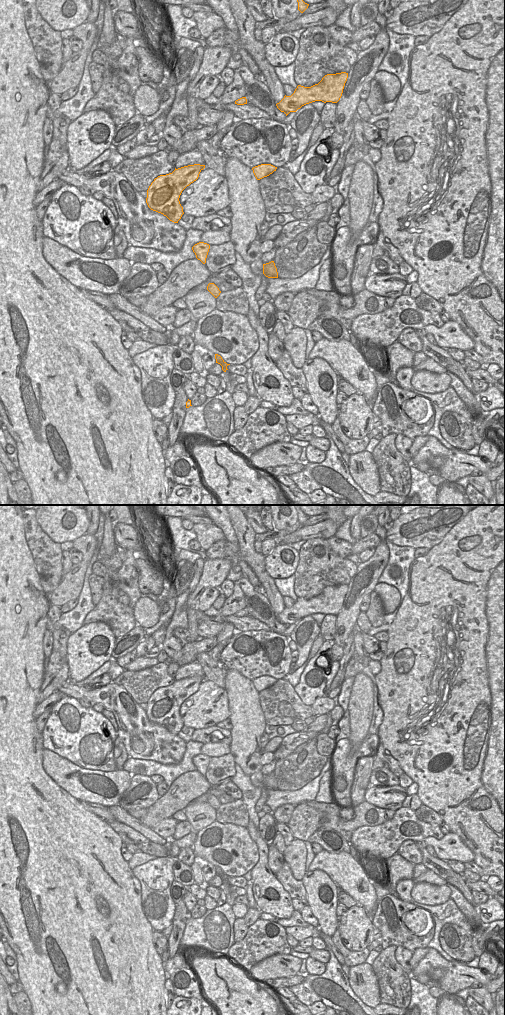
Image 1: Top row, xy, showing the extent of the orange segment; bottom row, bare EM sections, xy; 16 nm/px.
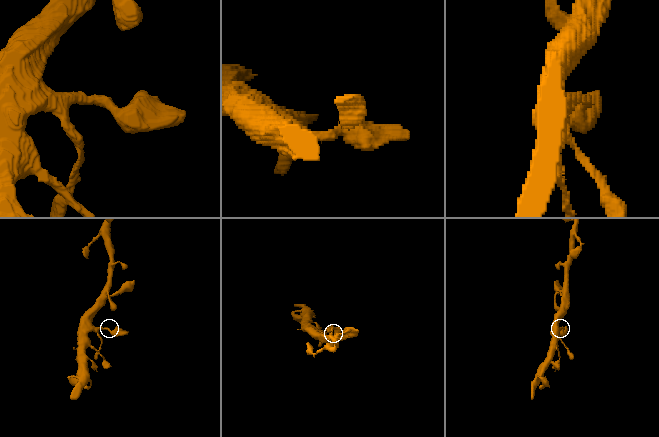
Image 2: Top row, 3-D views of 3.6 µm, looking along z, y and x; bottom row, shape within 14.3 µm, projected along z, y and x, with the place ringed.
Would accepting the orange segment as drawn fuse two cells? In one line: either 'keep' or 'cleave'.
keep

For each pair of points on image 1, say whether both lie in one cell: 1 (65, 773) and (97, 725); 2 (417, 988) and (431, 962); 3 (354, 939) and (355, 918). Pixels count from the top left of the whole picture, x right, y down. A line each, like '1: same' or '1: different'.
1: different
2: different
3: same

